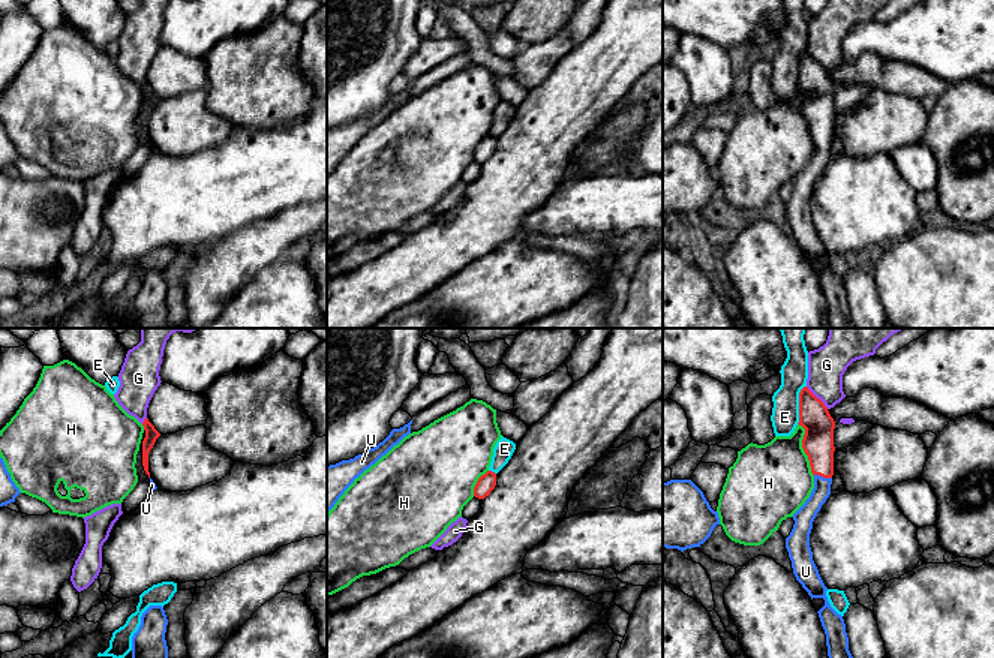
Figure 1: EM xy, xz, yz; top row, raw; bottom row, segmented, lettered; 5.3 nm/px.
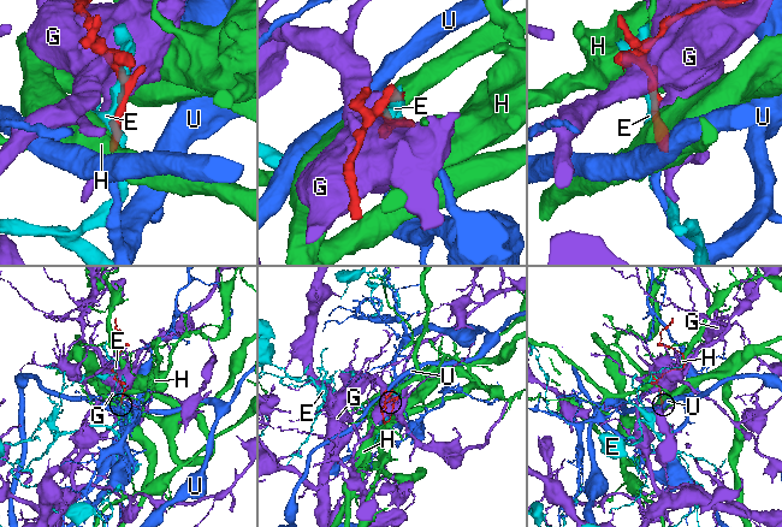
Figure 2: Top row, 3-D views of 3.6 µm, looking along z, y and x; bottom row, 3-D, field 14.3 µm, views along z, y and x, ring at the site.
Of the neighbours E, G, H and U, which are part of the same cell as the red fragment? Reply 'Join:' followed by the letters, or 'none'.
Join: U

